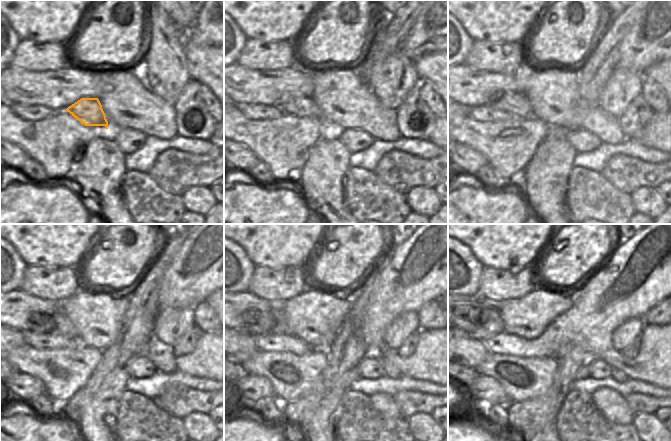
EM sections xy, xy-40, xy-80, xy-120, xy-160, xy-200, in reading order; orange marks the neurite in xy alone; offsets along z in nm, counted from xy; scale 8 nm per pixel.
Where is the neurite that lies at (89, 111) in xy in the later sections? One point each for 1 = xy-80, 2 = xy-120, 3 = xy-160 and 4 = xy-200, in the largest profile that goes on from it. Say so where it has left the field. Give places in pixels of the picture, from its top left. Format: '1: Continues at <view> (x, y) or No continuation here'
1: Continues at xy-80 (512, 102)
2: Continues at xy-120 (58, 324)
3: Continues at xy-160 (274, 322)
4: Continues at xy-200 (479, 320).

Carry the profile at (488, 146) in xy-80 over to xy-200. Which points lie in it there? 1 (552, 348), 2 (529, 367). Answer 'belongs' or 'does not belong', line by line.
1: does not belong
2: belongs

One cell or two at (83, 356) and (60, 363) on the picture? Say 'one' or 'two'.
one

